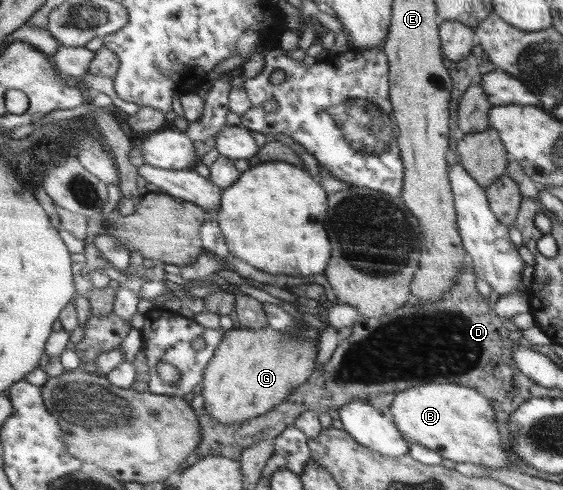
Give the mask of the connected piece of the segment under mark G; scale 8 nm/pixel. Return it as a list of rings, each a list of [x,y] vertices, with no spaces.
[[[300,325],[300,337],[274,329],[239,329],[226,331],[211,364],[204,370],[203,395],[207,414],[220,425],[236,425],[270,412],[276,405],[312,377],[316,365],[318,331]]]

